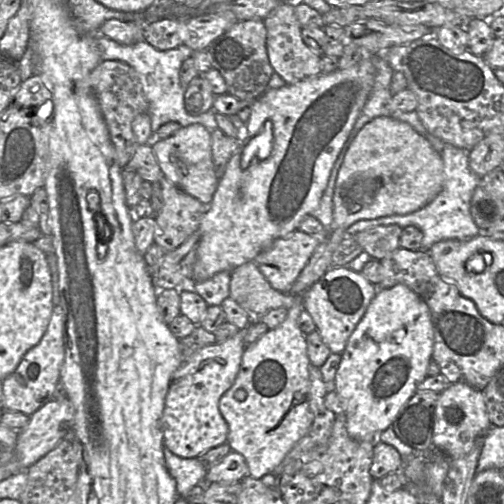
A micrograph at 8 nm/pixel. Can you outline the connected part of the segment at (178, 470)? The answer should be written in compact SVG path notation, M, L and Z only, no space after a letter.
M163 448L166 467L176 482L178 495L187 494L194 486L205 484L207 470L198 458L182 458Z

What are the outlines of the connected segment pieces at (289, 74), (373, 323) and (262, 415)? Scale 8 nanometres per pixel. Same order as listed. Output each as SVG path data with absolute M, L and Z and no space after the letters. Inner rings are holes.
M282 2L264 20L267 31L266 50L274 72L287 84L294 84L322 73L321 58L302 39L301 25L296 17L295 6Z
M403 284L378 288L347 341L335 376L335 391L344 401L346 428L353 439L375 444L379 433L391 426L400 408L413 396L418 384L427 376L433 345L433 326L427 304Z
M295 298L295 303L288 309L288 316L278 327L269 329L256 342L246 346L235 381L219 400L219 411L228 424L226 442L232 451L245 458L248 474L254 479L275 473L288 452L307 434L313 421L309 407L311 362L307 354L306 336L298 326L298 318L303 310L302 299ZM240 389L247 393L244 401L235 398L236 391Z

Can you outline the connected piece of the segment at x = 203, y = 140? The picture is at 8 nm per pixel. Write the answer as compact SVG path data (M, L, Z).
M191 124L182 127L172 136L157 141L151 148L169 182L204 205L210 204L219 182L212 159L211 131L201 124Z

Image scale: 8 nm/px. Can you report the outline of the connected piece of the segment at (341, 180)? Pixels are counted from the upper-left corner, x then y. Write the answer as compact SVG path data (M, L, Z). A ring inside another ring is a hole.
M379 116L372 119L367 124L365 124L349 144L343 162L338 171L336 182L335 182L334 195L333 195L333 223L331 228L328 230L328 235L325 237L325 239L319 240L319 244L316 247L314 253L310 257L308 263L303 268L296 281L293 283L290 292L288 294L301 295L311 285L317 282L332 267L331 266L332 253L340 244L340 242L345 237L348 237L347 229L349 226L360 220L370 220L370 219L376 219L385 216L391 216L391 215L406 215L423 208L424 206L428 205L441 192L443 188L443 175L444 175L443 161L441 159L440 153L438 153L432 147L429 141L425 139L423 136L421 136L418 132L416 132L413 129L413 127L410 126L408 123L395 119L392 116Z

